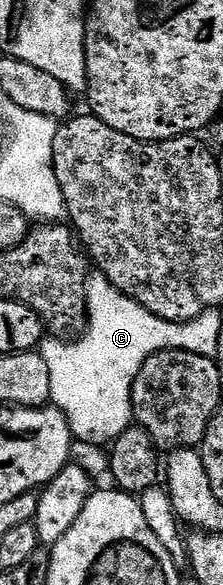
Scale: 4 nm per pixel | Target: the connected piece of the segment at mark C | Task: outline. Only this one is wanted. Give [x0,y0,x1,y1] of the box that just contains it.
[42,276,193,447]

